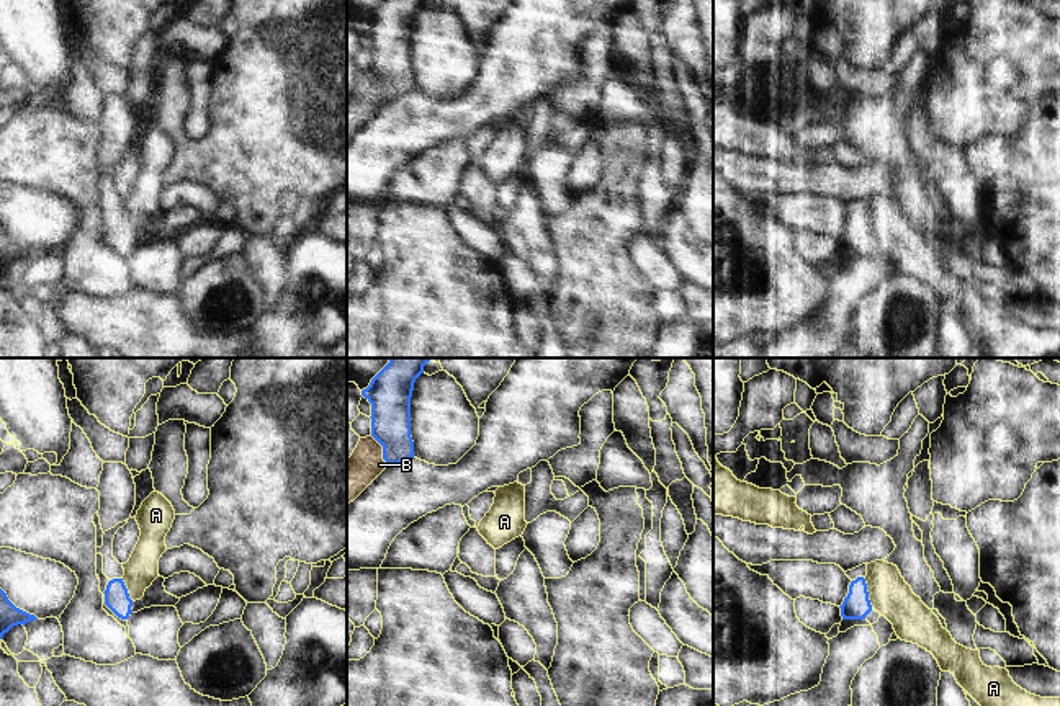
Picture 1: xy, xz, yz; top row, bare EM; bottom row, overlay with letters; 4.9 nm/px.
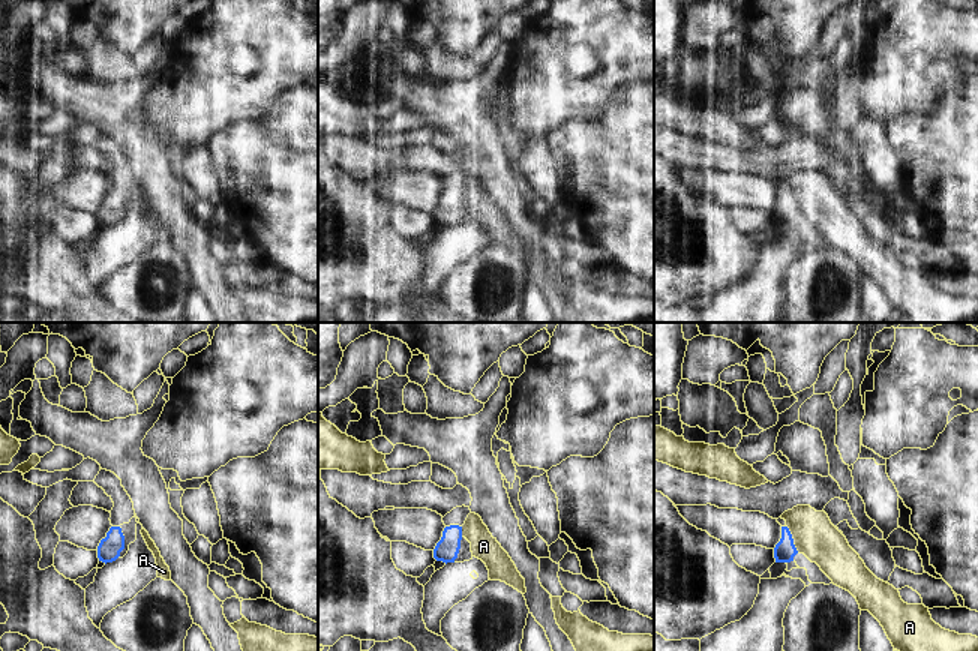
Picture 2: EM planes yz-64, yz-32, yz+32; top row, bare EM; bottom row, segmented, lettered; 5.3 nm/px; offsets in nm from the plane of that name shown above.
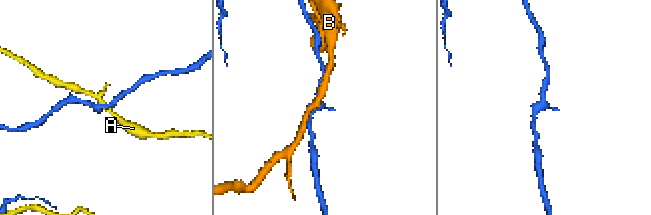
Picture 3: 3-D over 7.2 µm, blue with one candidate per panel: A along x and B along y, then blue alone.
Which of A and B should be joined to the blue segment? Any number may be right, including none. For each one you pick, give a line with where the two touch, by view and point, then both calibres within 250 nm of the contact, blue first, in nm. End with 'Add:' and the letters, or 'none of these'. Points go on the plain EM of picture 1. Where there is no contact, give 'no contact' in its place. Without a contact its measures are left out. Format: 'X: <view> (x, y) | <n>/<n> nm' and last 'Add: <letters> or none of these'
Add: none of these

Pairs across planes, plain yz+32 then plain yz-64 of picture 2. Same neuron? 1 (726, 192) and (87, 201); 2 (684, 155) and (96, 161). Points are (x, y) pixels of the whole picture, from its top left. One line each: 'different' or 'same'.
1: same
2: same

